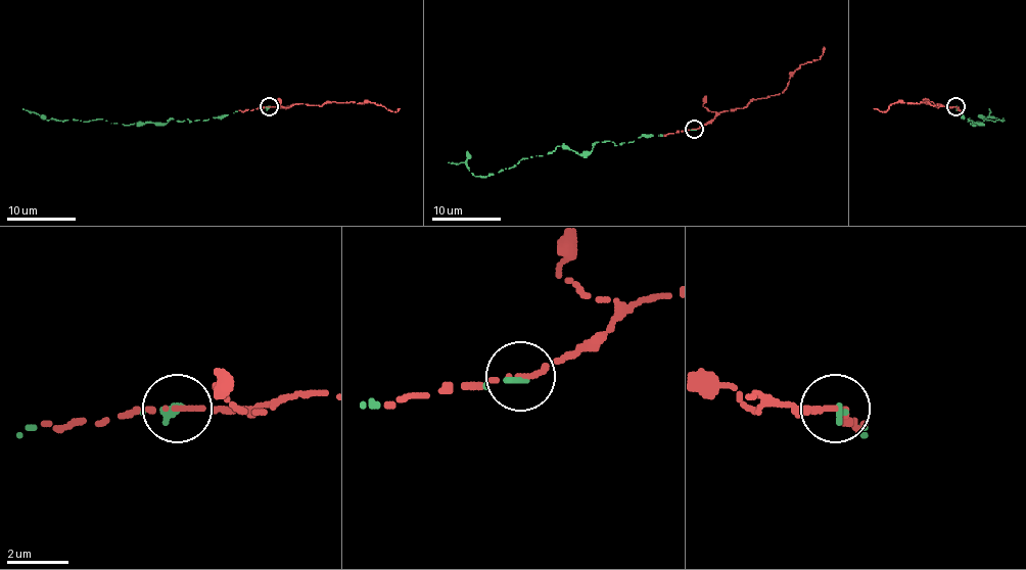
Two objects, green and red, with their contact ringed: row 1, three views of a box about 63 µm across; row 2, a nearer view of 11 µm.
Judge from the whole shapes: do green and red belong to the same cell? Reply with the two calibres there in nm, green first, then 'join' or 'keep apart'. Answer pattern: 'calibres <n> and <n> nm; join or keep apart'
calibres 240 and 180 nm; join

